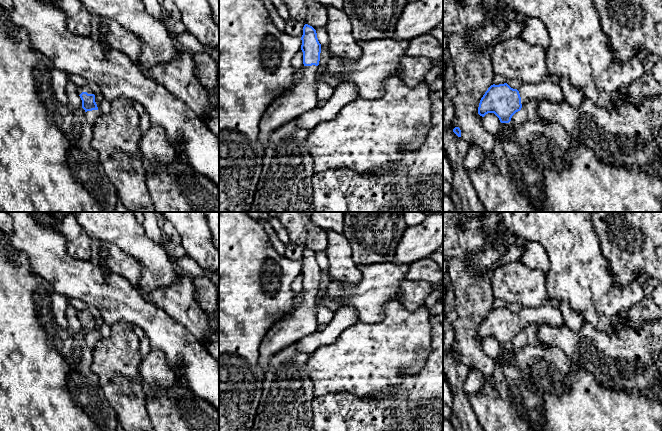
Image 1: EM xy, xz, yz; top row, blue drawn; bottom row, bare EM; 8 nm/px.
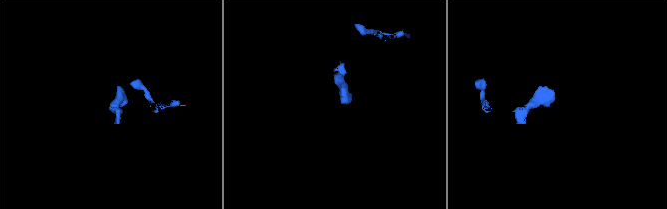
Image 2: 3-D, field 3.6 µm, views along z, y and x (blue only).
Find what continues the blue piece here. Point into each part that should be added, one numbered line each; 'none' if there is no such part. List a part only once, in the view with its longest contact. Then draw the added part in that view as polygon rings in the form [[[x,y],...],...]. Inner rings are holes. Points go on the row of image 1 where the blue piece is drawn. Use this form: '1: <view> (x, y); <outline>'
1: yz (546, 91); [[[545,81],[539,84],[522,83],[518,89],[521,104],[524,105],[528,100],[535,99],[539,101],[551,101],[560,103],[564,101],[563,92],[559,84]]]

